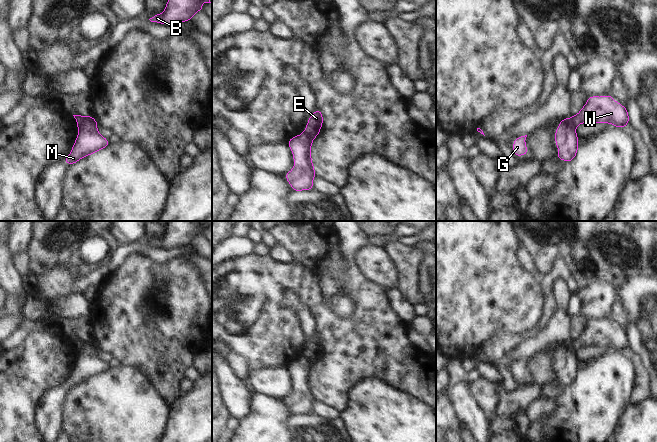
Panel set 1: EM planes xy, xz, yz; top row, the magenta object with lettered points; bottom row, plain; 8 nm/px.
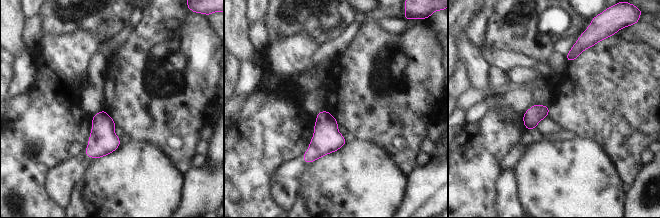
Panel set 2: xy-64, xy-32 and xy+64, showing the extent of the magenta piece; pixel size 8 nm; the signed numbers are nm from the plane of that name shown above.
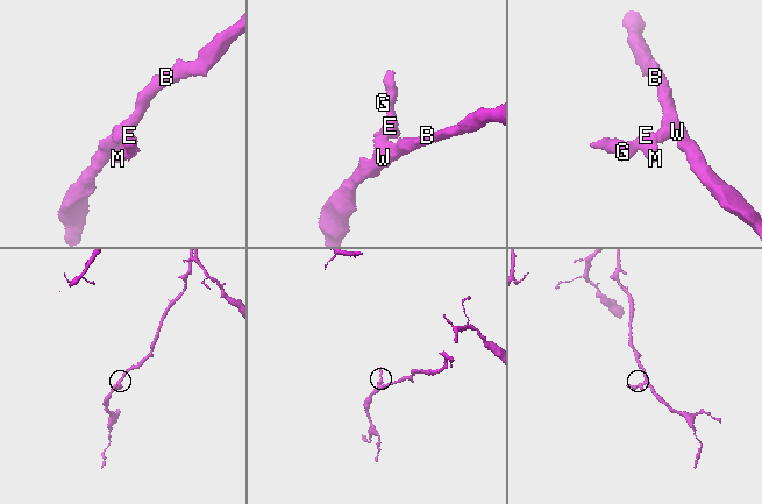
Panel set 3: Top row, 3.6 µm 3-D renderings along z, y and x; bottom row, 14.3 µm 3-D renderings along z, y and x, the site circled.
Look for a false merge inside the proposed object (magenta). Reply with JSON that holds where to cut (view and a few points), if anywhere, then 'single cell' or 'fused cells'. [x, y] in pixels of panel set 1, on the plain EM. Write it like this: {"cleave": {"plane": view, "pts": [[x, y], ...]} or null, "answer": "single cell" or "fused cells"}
{"cleave": {"plane": "xy", "pts": [[83, 341], [78, 352]]}, "answer": "fused cells"}

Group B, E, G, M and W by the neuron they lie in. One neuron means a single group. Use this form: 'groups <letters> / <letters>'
groups B W / E G M

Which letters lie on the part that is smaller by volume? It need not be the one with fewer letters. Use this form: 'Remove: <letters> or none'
Remove: E, G, M

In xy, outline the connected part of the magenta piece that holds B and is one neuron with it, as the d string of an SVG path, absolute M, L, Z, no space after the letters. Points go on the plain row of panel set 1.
M170 221L163 237L155 238L149 244L164 249L191 245L194 238L203 234L203 228L211 227L207 221Z

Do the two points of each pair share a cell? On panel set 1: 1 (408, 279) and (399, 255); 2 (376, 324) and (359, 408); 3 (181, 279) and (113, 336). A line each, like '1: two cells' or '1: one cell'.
1: one cell
2: two cells
3: one cell

